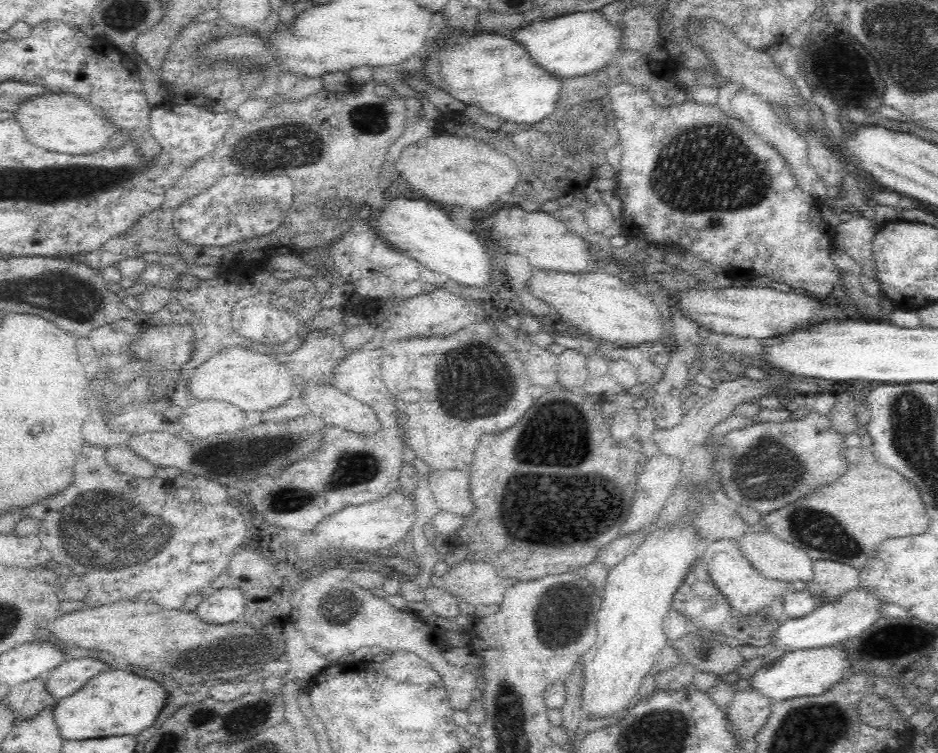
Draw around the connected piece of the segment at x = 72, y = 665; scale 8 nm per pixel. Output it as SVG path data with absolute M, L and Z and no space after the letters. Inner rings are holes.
M94 657L64 660L44 676L44 689L54 699L61 699L74 694L94 676L109 669L108 663Z

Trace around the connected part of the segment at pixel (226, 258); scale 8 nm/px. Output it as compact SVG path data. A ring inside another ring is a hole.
M374 80L366 84L352 86L342 92L330 92L322 88L317 94L304 96L302 100L295 100L290 96L290 100L280 100L264 113L264 116L253 123L236 119L223 136L218 148L203 158L193 162L190 168L174 182L165 192L164 202L156 211L145 214L132 228L123 235L115 236L107 240L97 251L74 255L71 260L85 262L96 270L103 270L106 266L119 263L125 258L136 258L144 252L158 252L158 254L178 255L186 262L193 264L210 264L210 266L230 266L232 262L246 262L249 257L255 259L272 257L277 254L298 255L306 249L327 249L339 238L352 230L352 222L360 219L360 210L366 206L368 193L374 189L379 182L379 172L382 164L386 161L386 156L390 146L394 141L402 136L406 128L407 109L402 96L378 95L375 92ZM229 174L239 174L260 178L261 175L286 174L294 182L294 202L284 219L284 222L275 228L271 233L264 236L252 236L236 242L230 242L226 246L196 246L188 244L178 238L174 225L173 214L185 200L194 195L208 190L221 176ZM336 200L348 201L352 205L354 214L350 218L338 218L329 212L331 204Z

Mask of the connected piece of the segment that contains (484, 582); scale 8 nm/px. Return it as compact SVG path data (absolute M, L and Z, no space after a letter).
M468 560L449 569L443 579L452 595L472 606L500 604L510 587L490 564Z

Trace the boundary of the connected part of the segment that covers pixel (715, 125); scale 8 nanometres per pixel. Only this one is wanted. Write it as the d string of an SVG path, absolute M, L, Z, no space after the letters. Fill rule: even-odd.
M626 82L613 85L606 93L606 97L610 101L612 115L618 116L618 132L622 132L621 144L625 145L625 155L622 156L621 168L622 182L618 185L617 191L623 228L629 236L650 244L671 247L680 245L702 260L708 260L713 265L721 267L726 273L732 270L732 266L750 268L754 274L770 276L774 282L786 282L786 284L792 286L794 291L800 290L812 294L812 297L816 297L816 299L824 300L829 295L828 293L832 292L832 288L841 277L840 269L834 265L834 261L830 258L830 248L835 242L835 228L824 222L819 205L821 200L808 192L804 192L790 167L784 161L784 157L769 142L758 138L747 122L736 117L728 117L719 105L700 104L694 100L686 100L670 106L657 106L648 93Z

